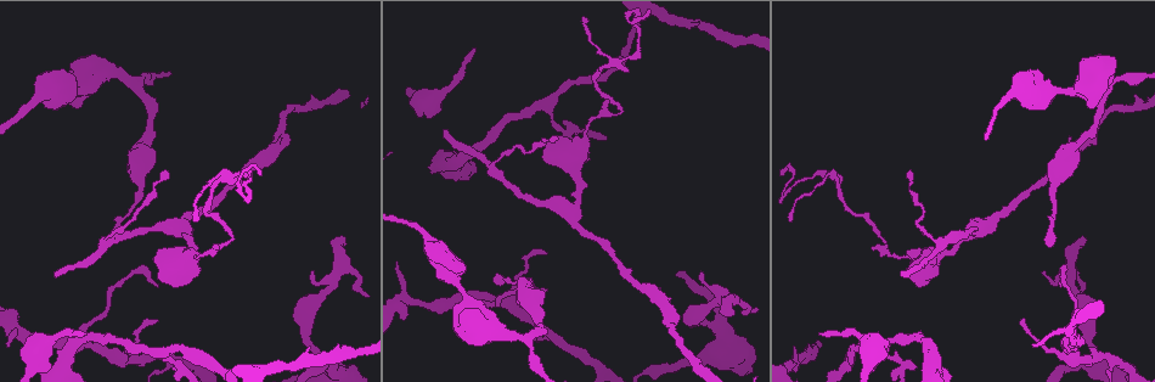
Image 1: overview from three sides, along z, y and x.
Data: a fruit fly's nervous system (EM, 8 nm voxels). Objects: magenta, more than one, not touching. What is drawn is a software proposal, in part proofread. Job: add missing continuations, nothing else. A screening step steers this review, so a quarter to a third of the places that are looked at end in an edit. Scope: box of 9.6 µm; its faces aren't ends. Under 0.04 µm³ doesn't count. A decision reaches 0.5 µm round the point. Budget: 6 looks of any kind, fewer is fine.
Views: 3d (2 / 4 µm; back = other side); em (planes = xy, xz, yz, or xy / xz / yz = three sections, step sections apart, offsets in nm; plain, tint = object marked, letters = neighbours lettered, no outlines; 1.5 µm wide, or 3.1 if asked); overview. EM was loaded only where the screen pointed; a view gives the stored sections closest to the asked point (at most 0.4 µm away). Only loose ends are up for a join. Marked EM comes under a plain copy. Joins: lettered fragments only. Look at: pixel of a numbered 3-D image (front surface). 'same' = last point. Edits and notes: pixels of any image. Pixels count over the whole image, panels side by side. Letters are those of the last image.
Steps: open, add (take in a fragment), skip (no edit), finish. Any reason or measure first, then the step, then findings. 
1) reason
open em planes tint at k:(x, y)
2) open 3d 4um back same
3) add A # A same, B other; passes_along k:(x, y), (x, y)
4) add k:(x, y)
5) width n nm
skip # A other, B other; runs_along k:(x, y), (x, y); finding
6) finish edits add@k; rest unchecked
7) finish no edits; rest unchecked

thin end
open em planes tint at 1:(58, 276)

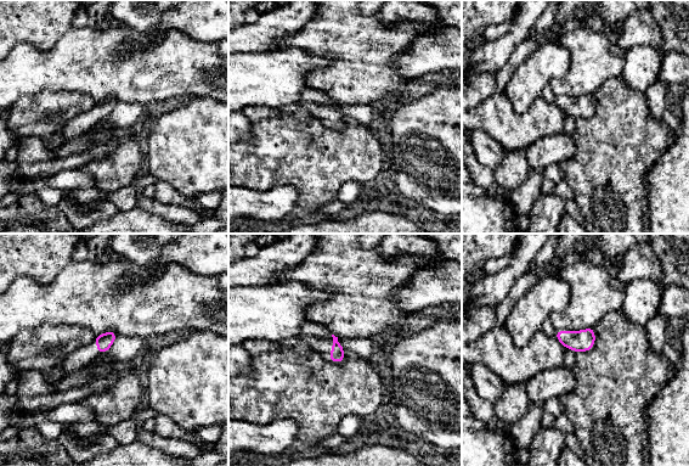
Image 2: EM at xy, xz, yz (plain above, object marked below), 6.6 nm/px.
see the neighbours
open em planes letters same

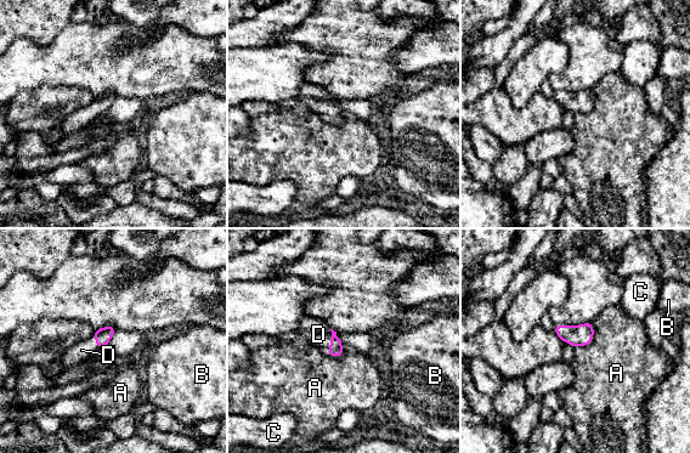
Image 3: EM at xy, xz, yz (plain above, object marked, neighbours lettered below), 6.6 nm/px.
add D # A other, B other, C other, D same; passes_along 3:(335, 347), (331, 341), (318, 334); it goes on there

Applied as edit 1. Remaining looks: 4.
see it whole again
open overview

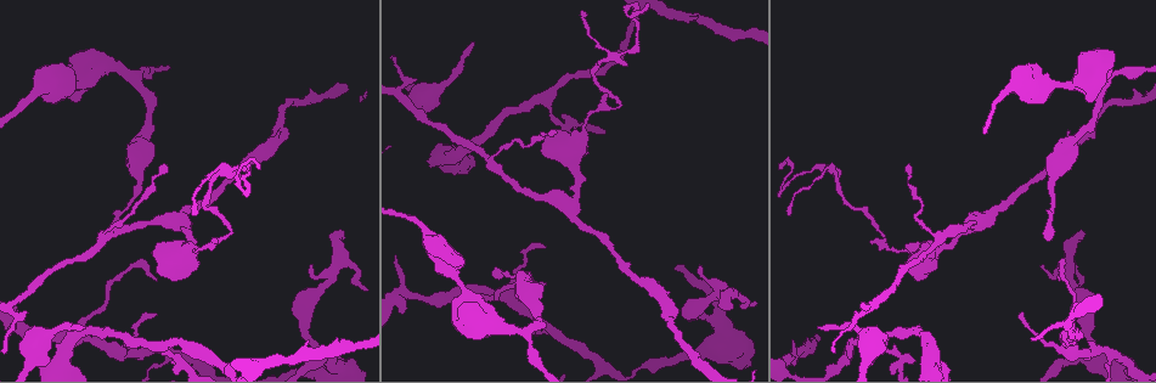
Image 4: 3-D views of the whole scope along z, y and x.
an open end
open em xy step 8 tint at 4:(818, 327)

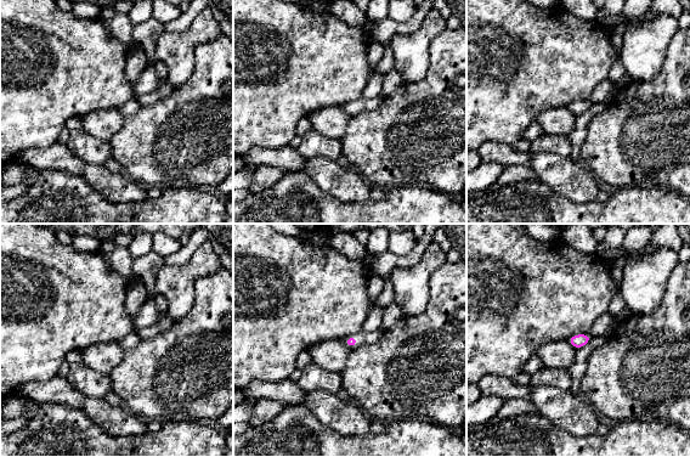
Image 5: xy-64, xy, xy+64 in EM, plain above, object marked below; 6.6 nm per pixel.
cut it another way
open em planes letters same

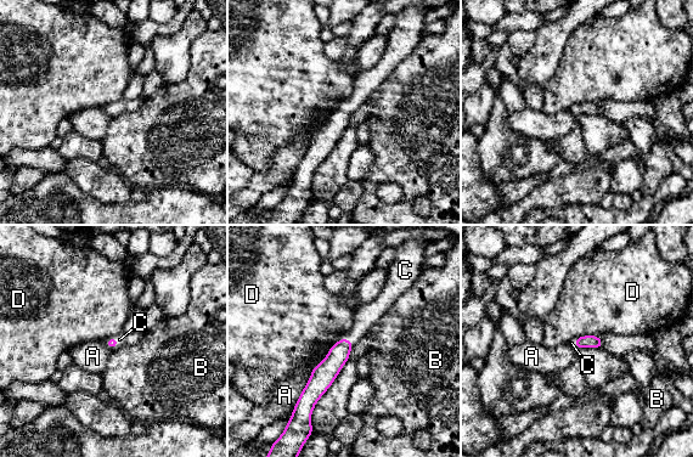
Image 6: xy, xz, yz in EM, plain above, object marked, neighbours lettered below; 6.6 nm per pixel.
longest_contact A 550 nm
add C # A other, B other, C same, D other; passes_along 6:(326, 371), (347, 339), (365, 316); the cell continues

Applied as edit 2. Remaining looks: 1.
finish edits add@3, add@6; rest unchecked

